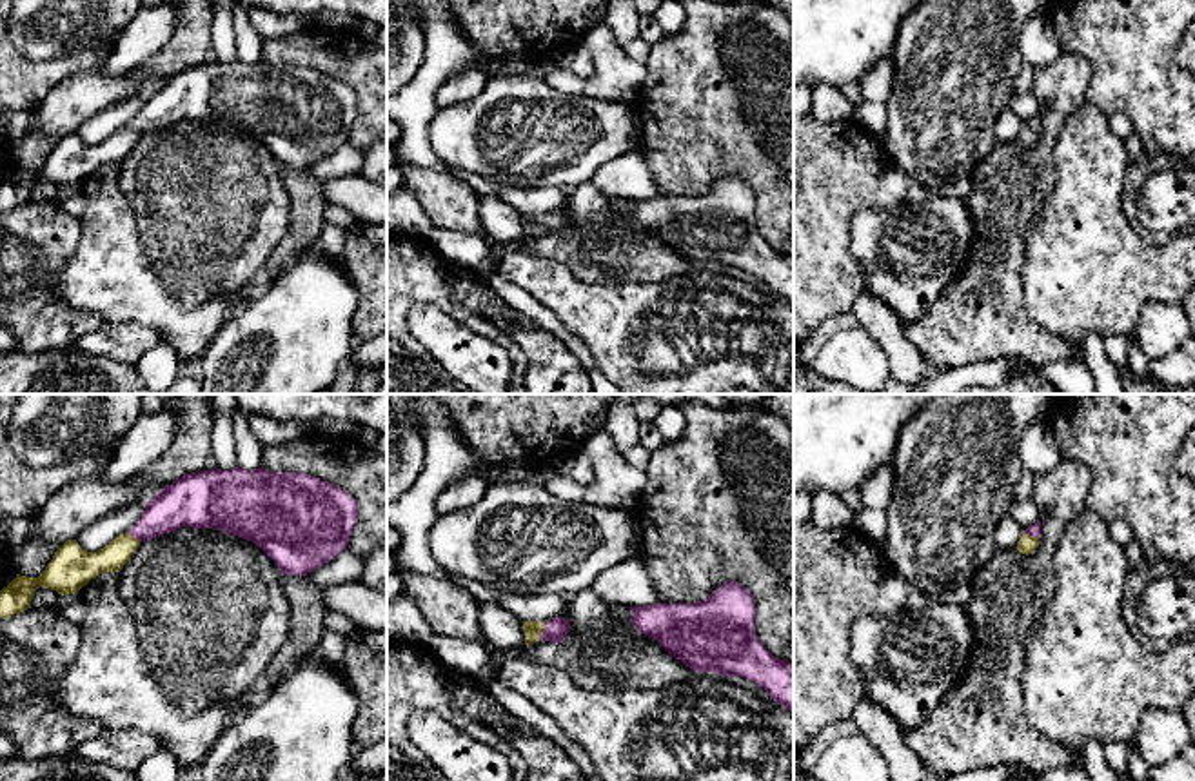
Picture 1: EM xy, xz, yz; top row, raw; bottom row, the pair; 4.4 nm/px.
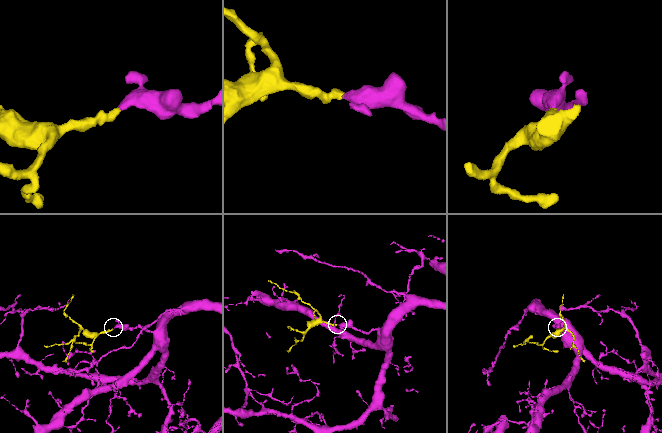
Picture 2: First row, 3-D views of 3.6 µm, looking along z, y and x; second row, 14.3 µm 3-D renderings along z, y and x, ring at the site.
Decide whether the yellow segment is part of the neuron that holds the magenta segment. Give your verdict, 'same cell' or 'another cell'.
same cell

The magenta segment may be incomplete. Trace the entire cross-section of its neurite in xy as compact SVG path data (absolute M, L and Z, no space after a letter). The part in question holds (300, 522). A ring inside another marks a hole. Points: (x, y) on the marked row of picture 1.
M214 467L212 470L191 472L158 490L147 503L142 518L133 525L133 529L125 534L120 534L98 552L85 552L76 539L67 539L54 552L53 559L38 578L25 578L16 574L16 578L0 590L0 618L5 619L31 608L33 594L40 587L56 590L60 594L74 594L98 574L120 572L142 541L160 538L182 527L216 529L225 534L252 541L274 561L274 565L285 576L301 578L347 550L356 521L358 503L345 489L305 472L272 472L263 467L254 470L245 470L240 467L222 470Z

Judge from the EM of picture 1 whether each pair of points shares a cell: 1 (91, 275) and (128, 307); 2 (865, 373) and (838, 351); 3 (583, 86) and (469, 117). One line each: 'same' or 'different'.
1: same
2: same
3: different

